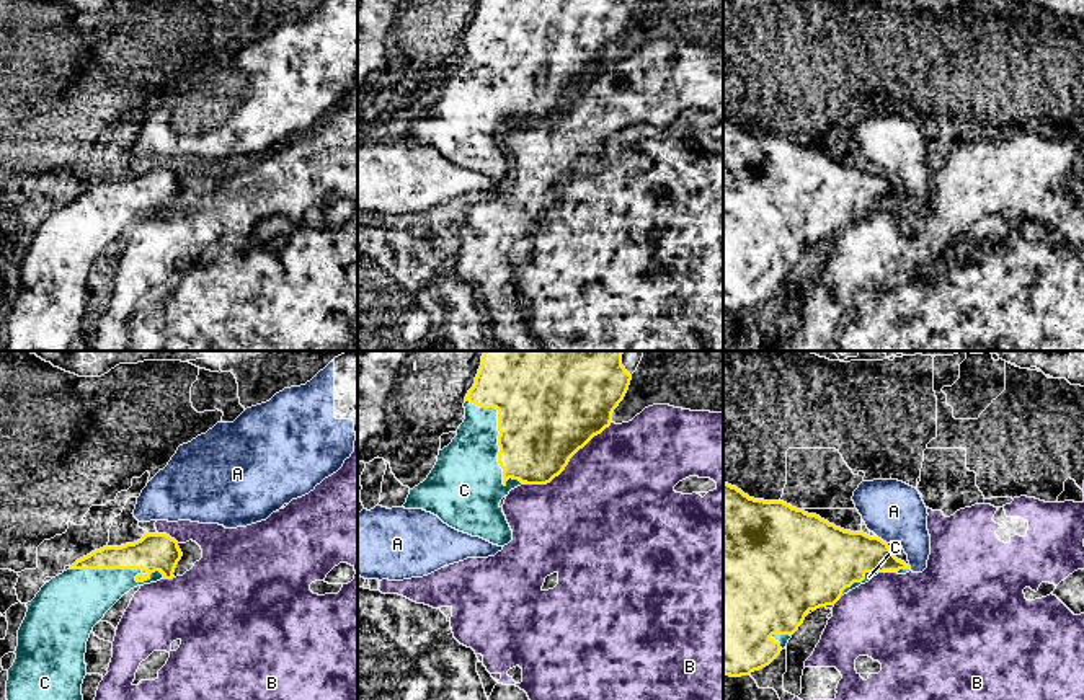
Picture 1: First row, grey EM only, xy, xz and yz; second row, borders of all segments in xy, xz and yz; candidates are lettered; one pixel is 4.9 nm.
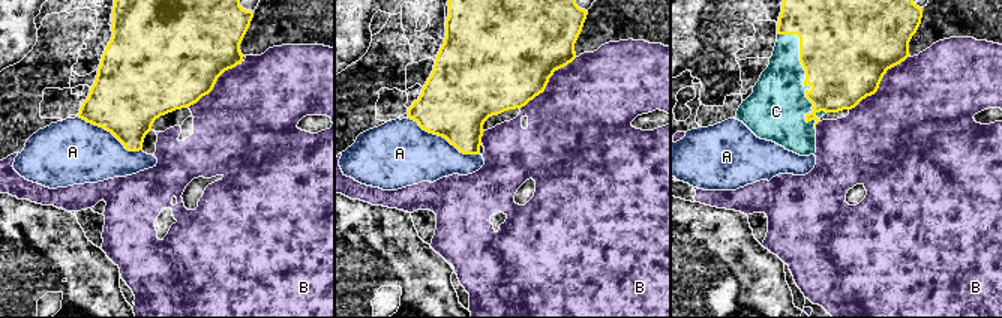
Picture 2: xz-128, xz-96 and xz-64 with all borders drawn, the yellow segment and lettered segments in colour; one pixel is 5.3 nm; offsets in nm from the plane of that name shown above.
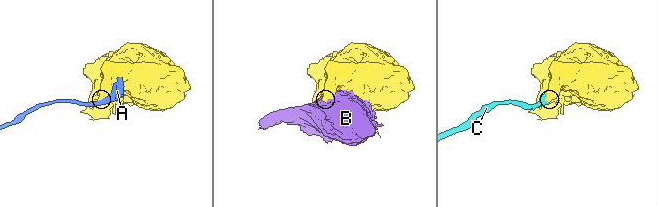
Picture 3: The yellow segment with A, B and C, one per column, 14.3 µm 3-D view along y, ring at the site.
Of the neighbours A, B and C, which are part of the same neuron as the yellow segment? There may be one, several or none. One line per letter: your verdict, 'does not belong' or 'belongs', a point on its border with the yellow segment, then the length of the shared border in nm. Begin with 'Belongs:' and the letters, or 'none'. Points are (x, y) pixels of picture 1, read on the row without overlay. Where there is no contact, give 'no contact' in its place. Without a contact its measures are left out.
Belongs: C
A: does not belong; meets yellow in yz at (880, 173); contact 70 nm long
B: does not belong; meets yellow in xz at (568, 95); contact 500 nm long
C: belongs; meets yellow in xz at (498, 75); contact 500 nm long

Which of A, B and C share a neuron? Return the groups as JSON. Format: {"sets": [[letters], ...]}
{"sets": [["A"], ["B"], ["C"]]}

